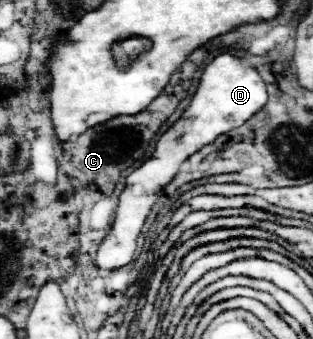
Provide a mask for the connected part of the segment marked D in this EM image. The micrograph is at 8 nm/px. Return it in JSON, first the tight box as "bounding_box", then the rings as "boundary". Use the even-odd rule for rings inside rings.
{"bounding_box":[96,54,268,270],"boundary":[[[232,54],[216,56],[206,66],[200,78],[198,90],[190,106],[184,110],[182,118],[170,130],[162,134],[162,138],[155,146],[154,156],[128,176],[126,188],[120,194],[114,226],[110,228],[110,234],[104,238],[104,242],[98,248],[98,256],[96,256],[98,268],[114,270],[114,268],[130,264],[134,258],[136,240],[146,222],[146,216],[150,214],[150,208],[156,204],[158,194],[162,194],[162,188],[166,188],[166,184],[176,176],[182,160],[198,152],[202,146],[212,144],[220,134],[226,134],[242,126],[250,116],[254,116],[258,110],[264,108],[266,100],[268,100],[266,84],[254,68],[244,66],[242,60]]]}

